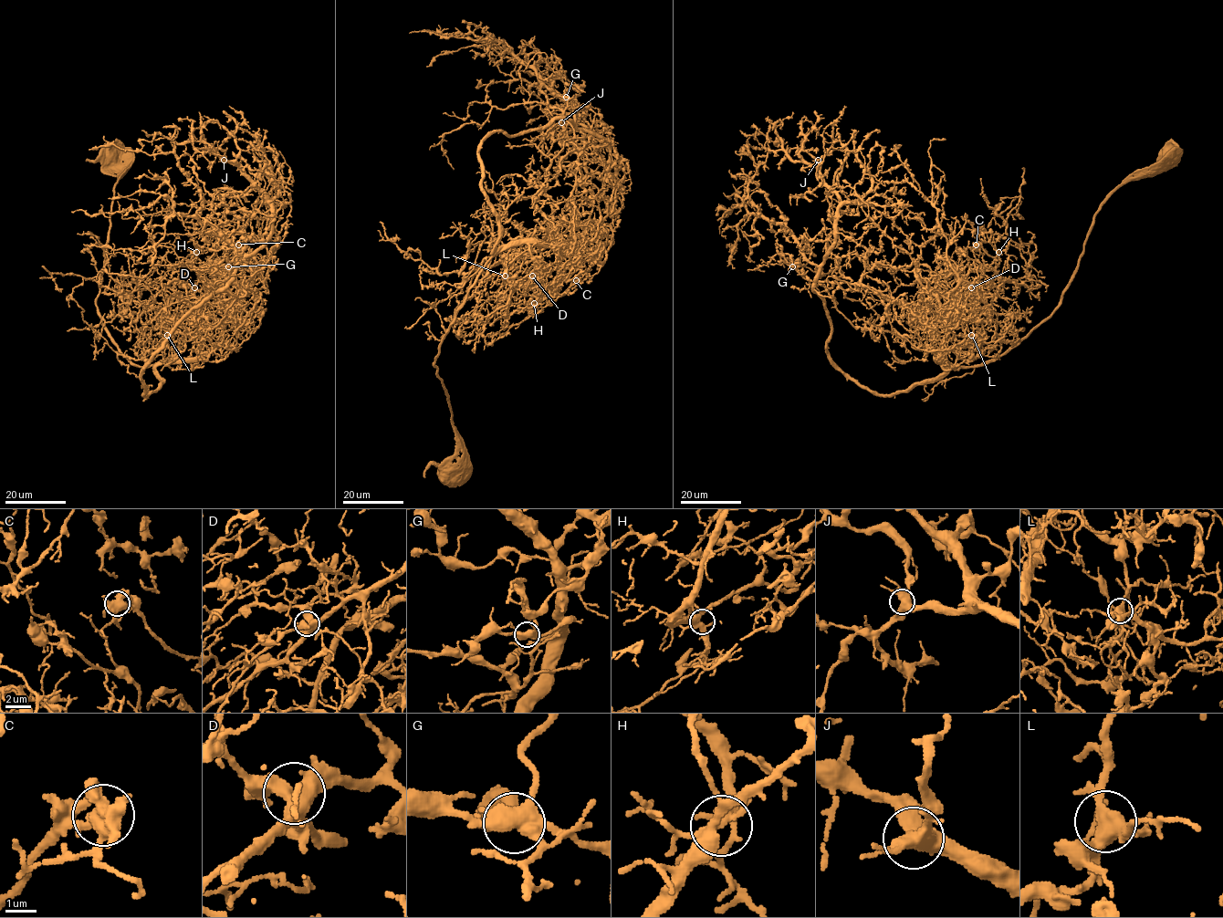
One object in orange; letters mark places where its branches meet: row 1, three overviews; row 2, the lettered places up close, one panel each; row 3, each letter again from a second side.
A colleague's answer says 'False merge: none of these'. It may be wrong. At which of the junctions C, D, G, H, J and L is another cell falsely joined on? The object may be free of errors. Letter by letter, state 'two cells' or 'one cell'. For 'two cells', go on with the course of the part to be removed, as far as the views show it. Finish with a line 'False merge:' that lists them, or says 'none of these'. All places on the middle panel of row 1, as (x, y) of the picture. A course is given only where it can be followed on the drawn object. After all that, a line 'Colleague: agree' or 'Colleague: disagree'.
C: one cell
D: one cell
G: one cell
H: one cell
J: one cell
L: one cell
False merge: none of these
Colleague: agree

